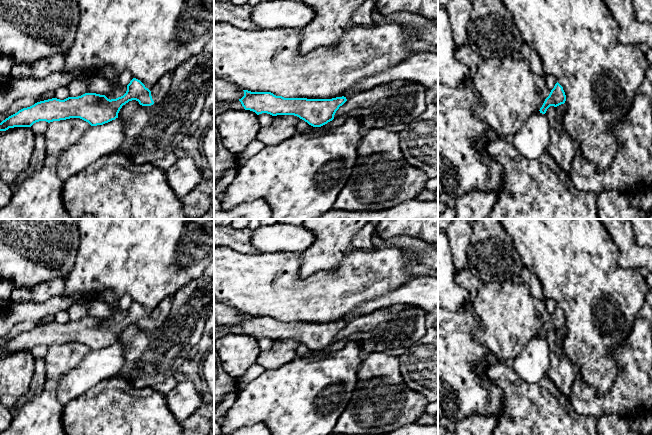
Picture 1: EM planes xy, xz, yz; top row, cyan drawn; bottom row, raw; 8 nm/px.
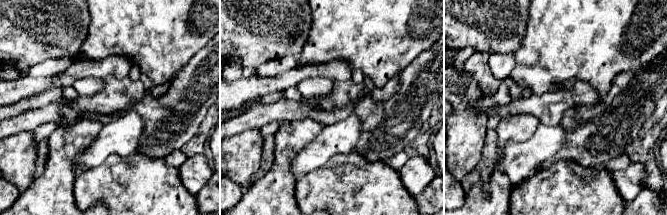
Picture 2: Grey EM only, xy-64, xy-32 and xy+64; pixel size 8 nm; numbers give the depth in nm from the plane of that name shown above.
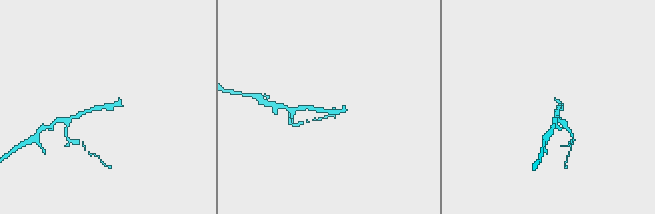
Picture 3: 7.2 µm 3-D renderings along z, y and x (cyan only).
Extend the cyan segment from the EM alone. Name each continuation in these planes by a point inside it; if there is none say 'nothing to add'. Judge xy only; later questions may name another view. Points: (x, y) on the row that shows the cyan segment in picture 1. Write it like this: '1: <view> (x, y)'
1: xy (161, 88)

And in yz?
nothing to add

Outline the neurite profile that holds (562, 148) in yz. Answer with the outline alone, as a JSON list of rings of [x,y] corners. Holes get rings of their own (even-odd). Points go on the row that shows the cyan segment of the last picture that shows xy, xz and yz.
[[[550,106],[545,115],[548,118],[550,130],[550,143],[546,153],[561,169],[568,172],[575,155],[579,152],[579,145],[566,131],[562,121],[557,118],[556,107]]]

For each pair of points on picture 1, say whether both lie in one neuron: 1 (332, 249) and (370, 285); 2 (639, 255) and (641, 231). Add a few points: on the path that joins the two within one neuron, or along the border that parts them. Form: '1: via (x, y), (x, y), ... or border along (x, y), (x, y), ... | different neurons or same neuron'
1: border along (351, 249), (336, 267), (321, 270) | different neurons
2: border along (631, 229), (634, 240), (641, 246) | different neurons

